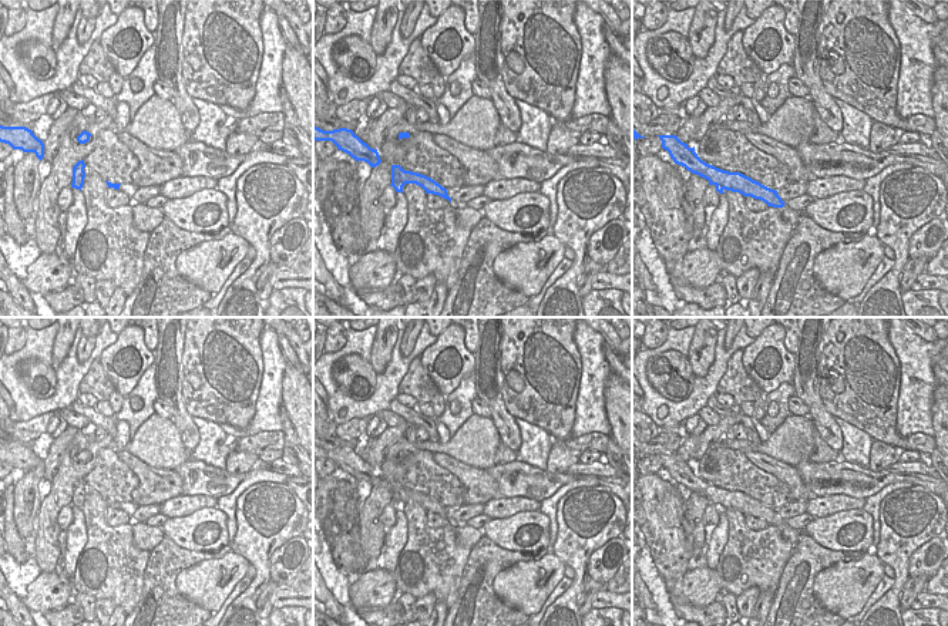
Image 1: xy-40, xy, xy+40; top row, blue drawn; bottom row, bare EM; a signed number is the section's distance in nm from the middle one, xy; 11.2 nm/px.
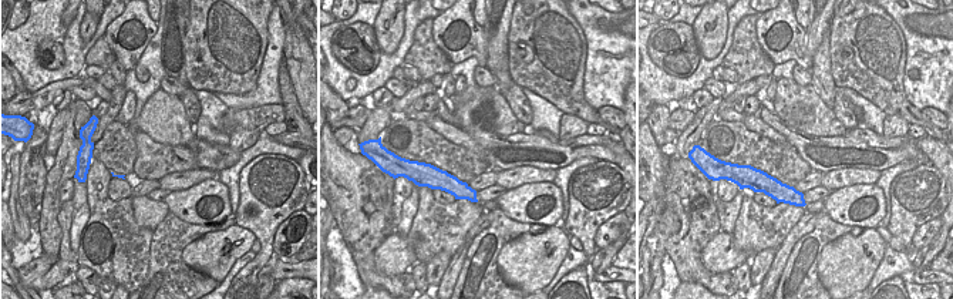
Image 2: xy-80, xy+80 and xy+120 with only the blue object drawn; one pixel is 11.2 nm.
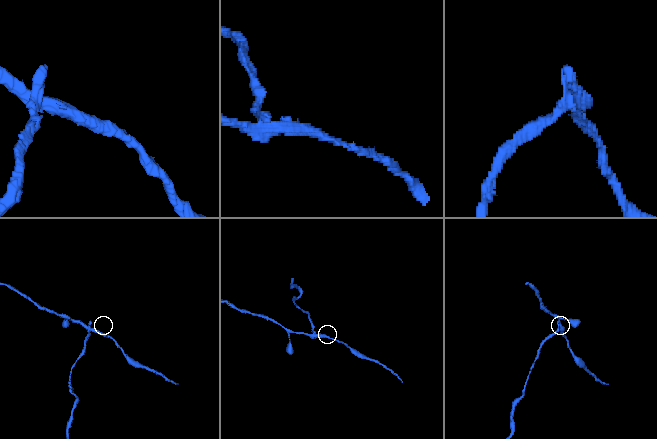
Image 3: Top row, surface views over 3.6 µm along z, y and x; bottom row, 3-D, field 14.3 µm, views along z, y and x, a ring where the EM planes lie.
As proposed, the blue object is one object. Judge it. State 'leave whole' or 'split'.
split

